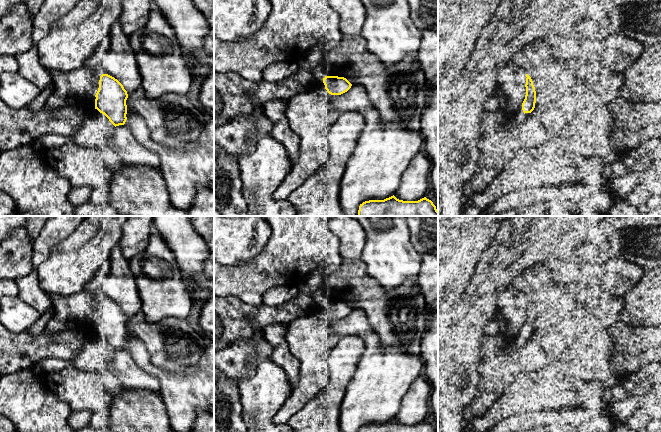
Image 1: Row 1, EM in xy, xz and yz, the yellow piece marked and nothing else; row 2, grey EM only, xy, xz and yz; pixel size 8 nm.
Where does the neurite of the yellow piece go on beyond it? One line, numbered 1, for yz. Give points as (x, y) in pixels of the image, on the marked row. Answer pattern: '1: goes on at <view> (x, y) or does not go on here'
1: does not go on here

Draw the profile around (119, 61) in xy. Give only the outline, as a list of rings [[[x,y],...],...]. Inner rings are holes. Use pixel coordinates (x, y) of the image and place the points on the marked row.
[[[116,20],[110,29],[109,48],[107,50],[96,48],[84,66],[98,76],[108,74],[117,79],[128,96],[141,87],[142,79],[136,56],[119,20]]]

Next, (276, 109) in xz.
[[[276,99],[264,102],[262,104],[268,118],[274,122],[270,135],[277,142],[281,143],[289,157],[291,164],[298,158],[300,139],[289,126],[286,116],[287,105],[282,99]]]

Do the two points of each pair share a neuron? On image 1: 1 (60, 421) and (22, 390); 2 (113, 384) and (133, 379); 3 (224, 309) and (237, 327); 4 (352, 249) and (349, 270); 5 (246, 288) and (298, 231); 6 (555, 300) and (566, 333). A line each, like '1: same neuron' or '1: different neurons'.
1: same neuron
2: different neurons
3: same neuron
4: different neurons
5: same neuron
6: same neuron

